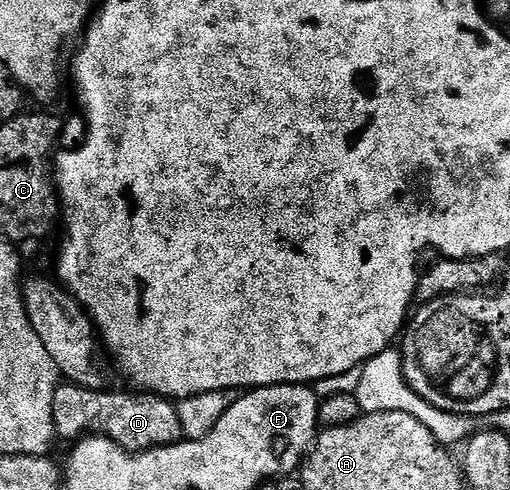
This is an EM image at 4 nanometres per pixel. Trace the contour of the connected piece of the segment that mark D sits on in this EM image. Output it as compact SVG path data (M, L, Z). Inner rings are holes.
M65 381L53 391L51 422L56 438L76 440L82 433L96 433L115 441L124 451L150 451L153 447L169 447L182 442L180 421L174 404L156 395L141 393L124 395L121 391L77 387ZM80 431L85 431L81 432ZM78 434L78 435L77 435ZM77 435L77 436L76 436Z

